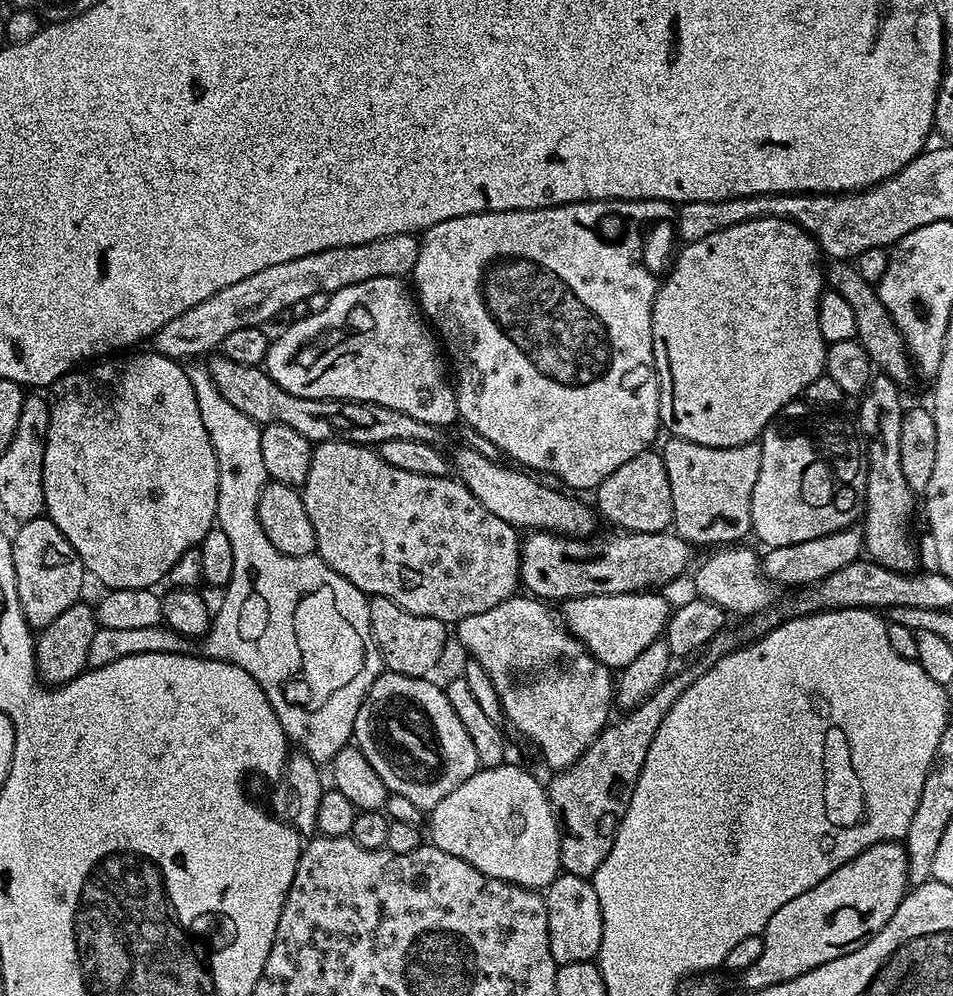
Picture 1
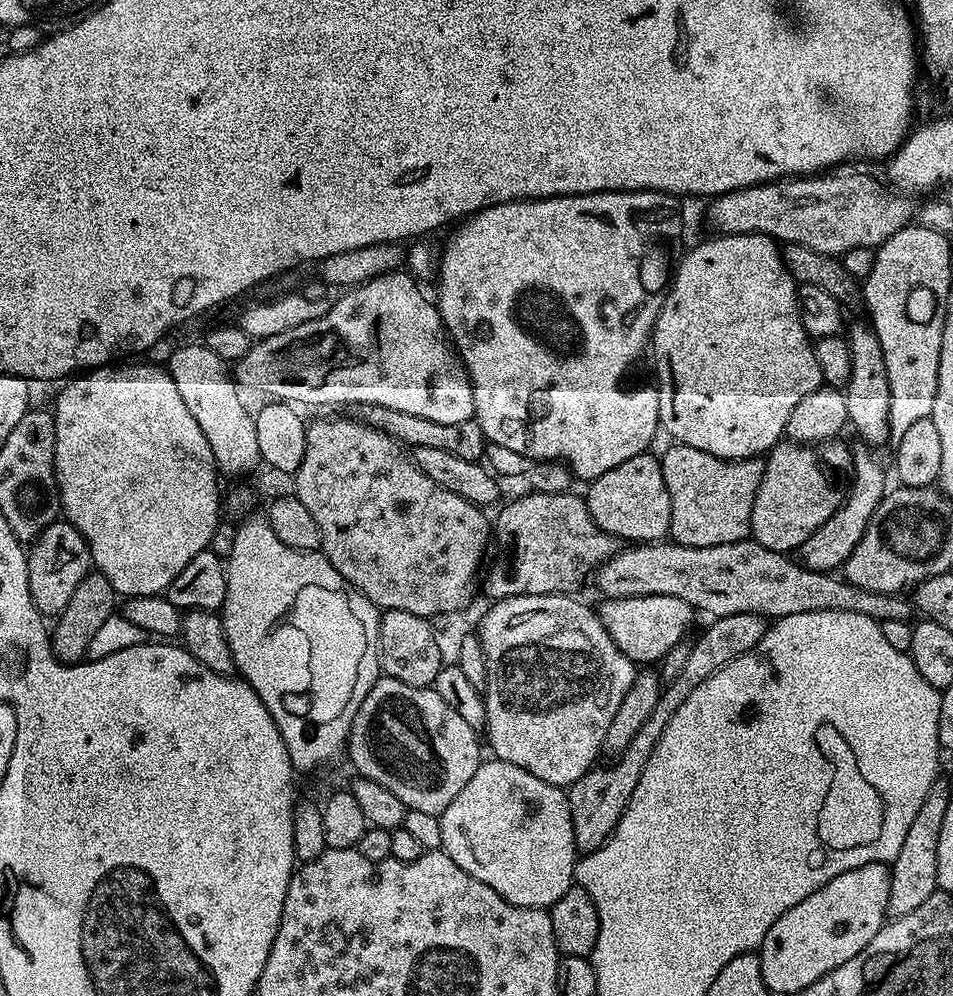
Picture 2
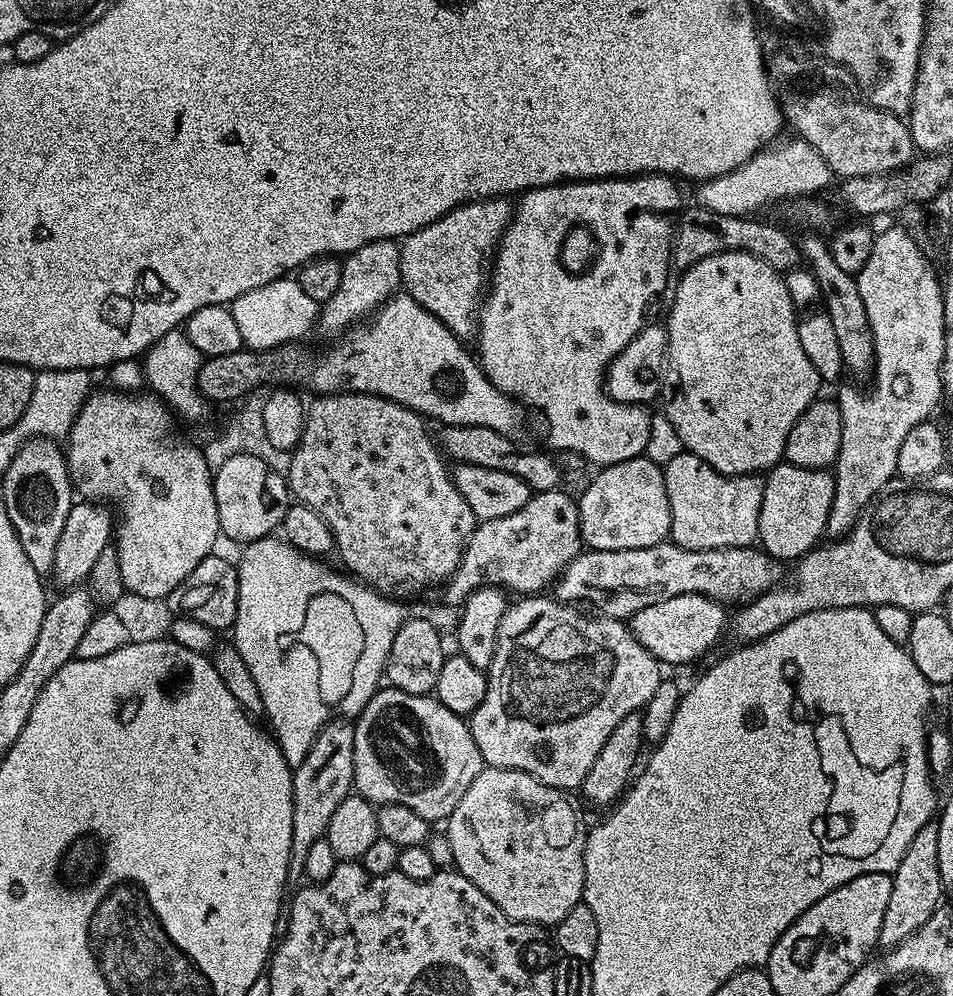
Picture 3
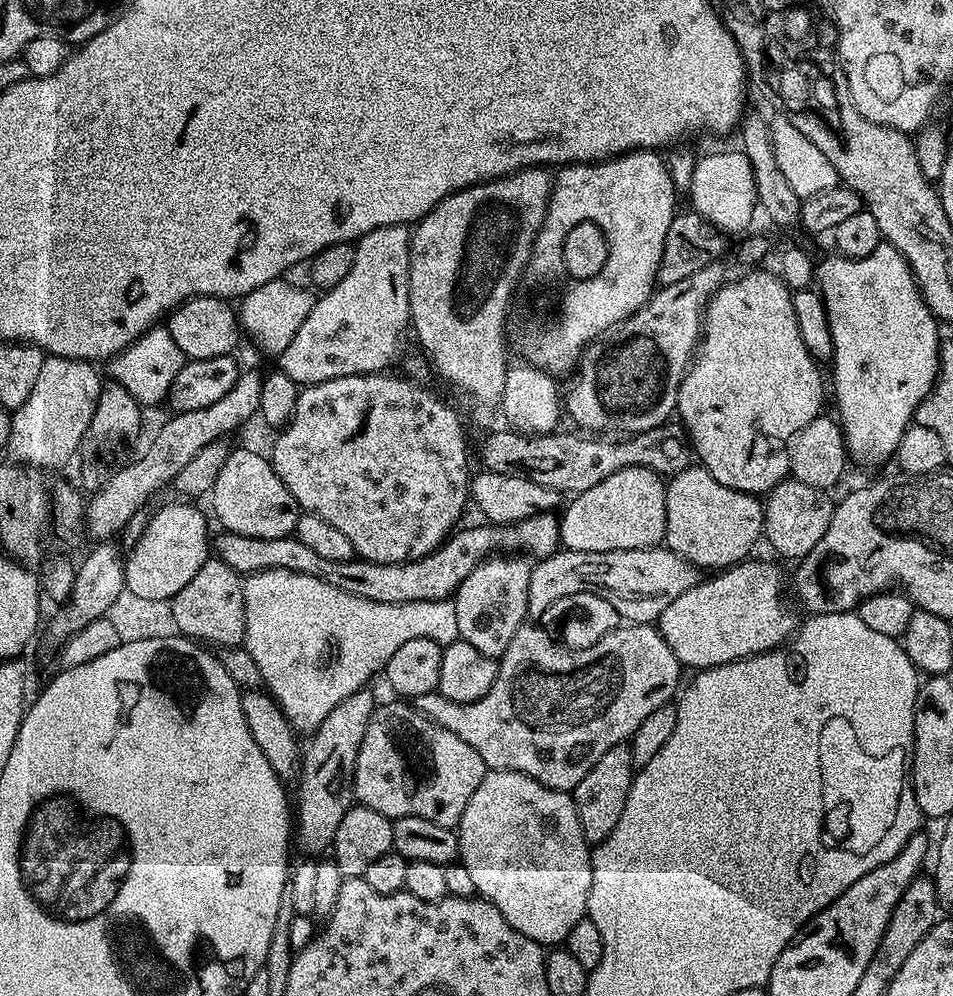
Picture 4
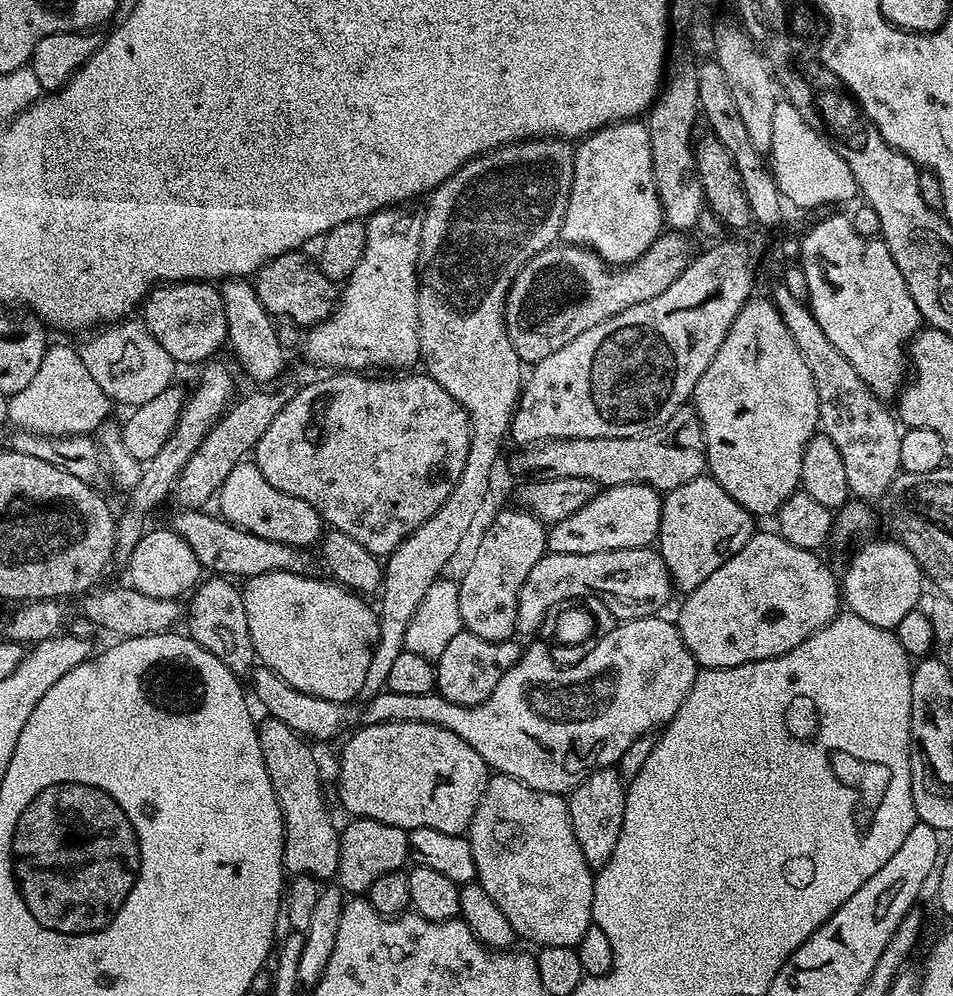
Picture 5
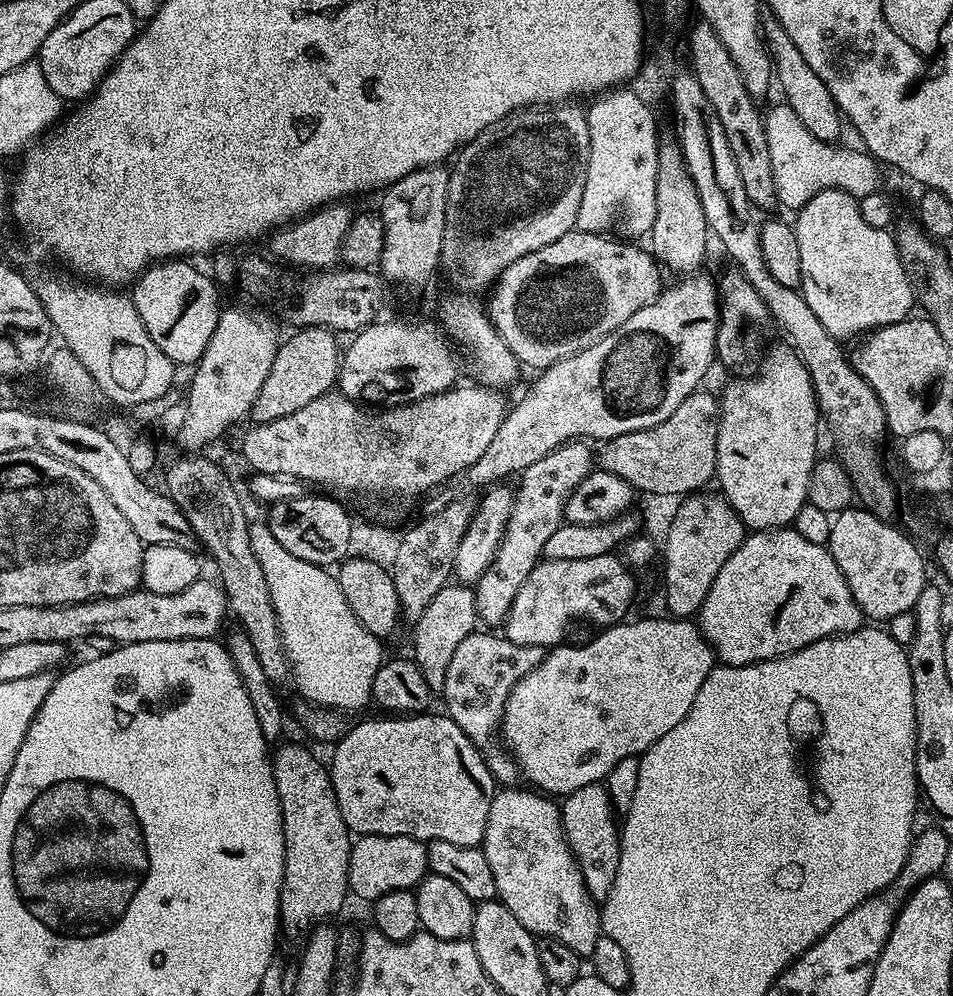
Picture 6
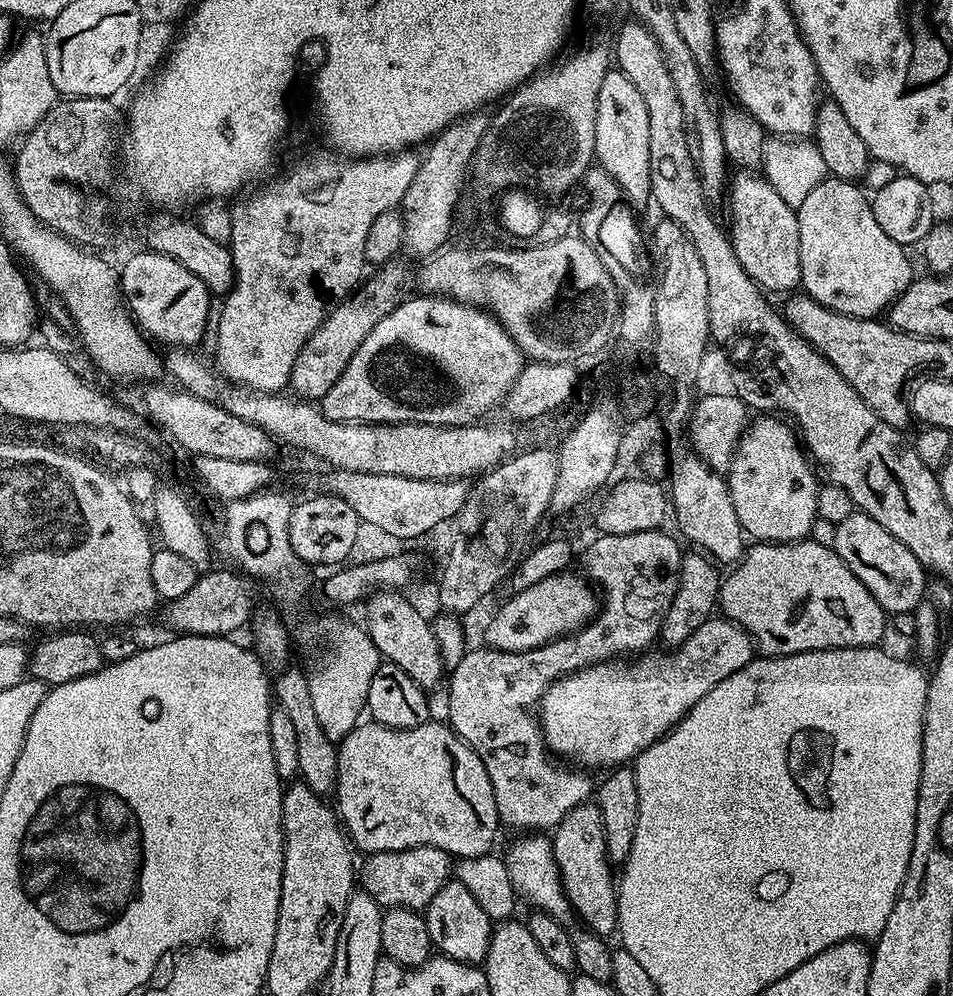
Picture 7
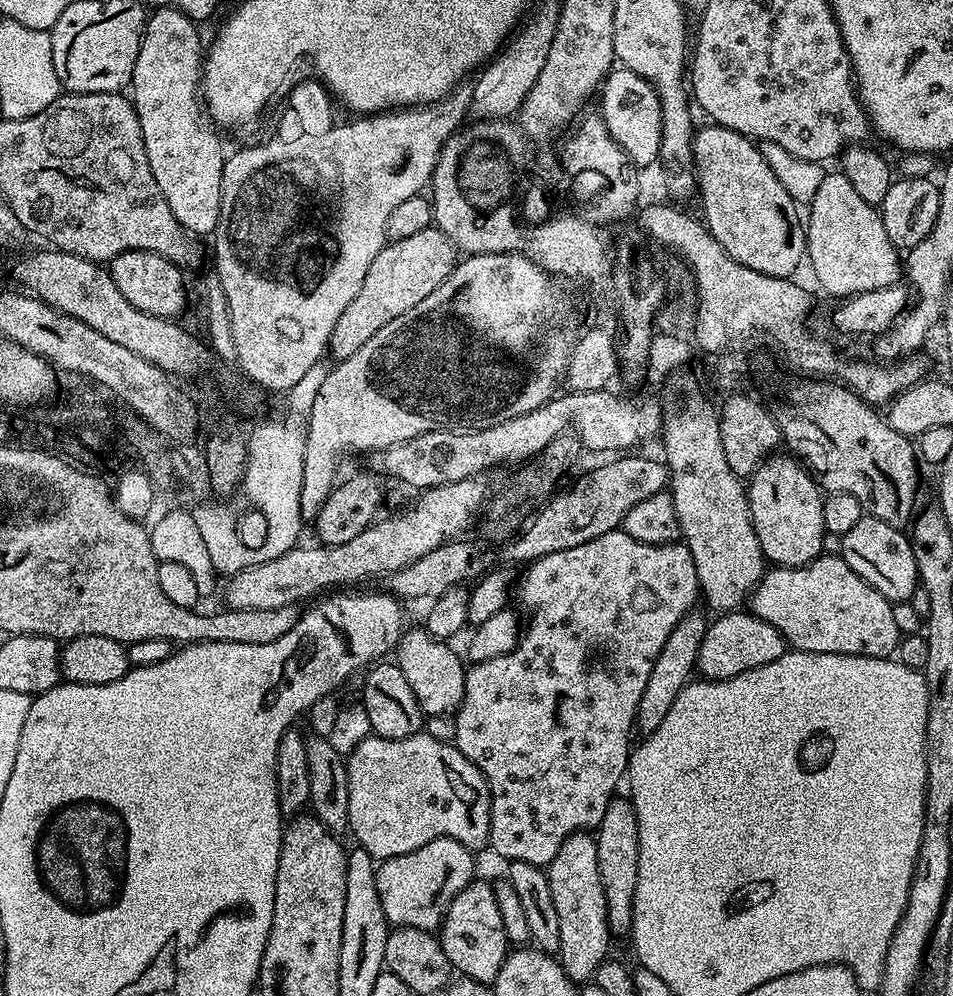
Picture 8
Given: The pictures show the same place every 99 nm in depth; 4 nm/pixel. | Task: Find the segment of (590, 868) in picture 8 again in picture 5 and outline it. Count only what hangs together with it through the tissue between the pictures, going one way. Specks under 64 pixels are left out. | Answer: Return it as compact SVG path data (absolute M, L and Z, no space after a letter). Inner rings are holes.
M615 767L599 768L584 779L577 788L573 788L567 797L568 813L574 830L574 838L593 870L599 870L610 862L614 846L618 846L618 834L622 834L622 818L626 810L625 781Z

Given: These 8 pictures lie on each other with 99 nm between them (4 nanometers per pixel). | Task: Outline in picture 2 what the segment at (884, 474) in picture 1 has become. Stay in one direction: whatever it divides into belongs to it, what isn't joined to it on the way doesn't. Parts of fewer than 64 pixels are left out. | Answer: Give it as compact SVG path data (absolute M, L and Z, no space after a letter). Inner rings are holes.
M849 323L846 328L846 339L850 346L850 378L842 391L846 398L846 414L848 424L858 435L863 443L868 446L877 446L890 440L890 378L886 374L886 354L882 354L882 342L878 342L878 334L872 329L871 323Z

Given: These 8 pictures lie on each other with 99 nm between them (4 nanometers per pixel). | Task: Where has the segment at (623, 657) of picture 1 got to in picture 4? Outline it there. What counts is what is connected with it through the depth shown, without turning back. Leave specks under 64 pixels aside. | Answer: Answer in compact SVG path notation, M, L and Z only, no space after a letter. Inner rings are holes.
M749 558L733 564L730 568L717 571L709 580L701 579L686 594L674 598L666 610L662 610L658 627L666 646L674 650L678 662L685 669L703 670L729 664L735 660L745 660L747 656L756 656L760 652L771 652L781 647L795 633L798 619L792 613L790 605L784 601L786 576L783 576L768 560Z

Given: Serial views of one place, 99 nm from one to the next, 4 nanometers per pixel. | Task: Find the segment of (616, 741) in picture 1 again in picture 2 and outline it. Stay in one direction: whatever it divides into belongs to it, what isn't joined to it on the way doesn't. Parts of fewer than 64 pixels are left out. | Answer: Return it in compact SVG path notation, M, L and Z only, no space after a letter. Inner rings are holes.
M753 612L717 616L711 623L712 625L696 641L691 641L689 657L682 674L669 684L663 685L654 714L646 722L646 726L638 730L638 734L634 736L634 742L630 742L624 755L615 762L609 763L612 764L609 768L593 767L592 771L578 778L578 782L574 782L567 789L568 805L574 822L574 838L577 849L581 853L587 854L598 850L618 826L634 794L634 786L638 786L638 778L642 778L642 770L646 770L646 762L650 762L650 754L654 754L654 746L658 746L658 738L662 738L662 730L666 730L666 722L674 718L674 710L678 710L678 706L682 706L682 702L686 702L686 698L690 698L690 694L694 694L694 690L698 690L698 686L702 686L702 682L706 682L710 674L722 670L722 666L734 662L734 658L750 651L768 633L770 627L765 617Z

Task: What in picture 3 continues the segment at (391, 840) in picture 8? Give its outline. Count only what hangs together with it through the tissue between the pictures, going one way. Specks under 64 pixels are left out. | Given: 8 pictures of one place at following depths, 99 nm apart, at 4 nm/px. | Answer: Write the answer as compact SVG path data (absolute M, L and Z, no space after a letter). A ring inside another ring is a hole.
M391 686L381 687L366 702L366 706L354 720L354 788L374 805L401 804L410 806L414 814L429 822L447 821L458 806L462 794L466 794L470 782L478 778L485 767L478 742L474 742L469 721L454 714L435 695L415 696Z

